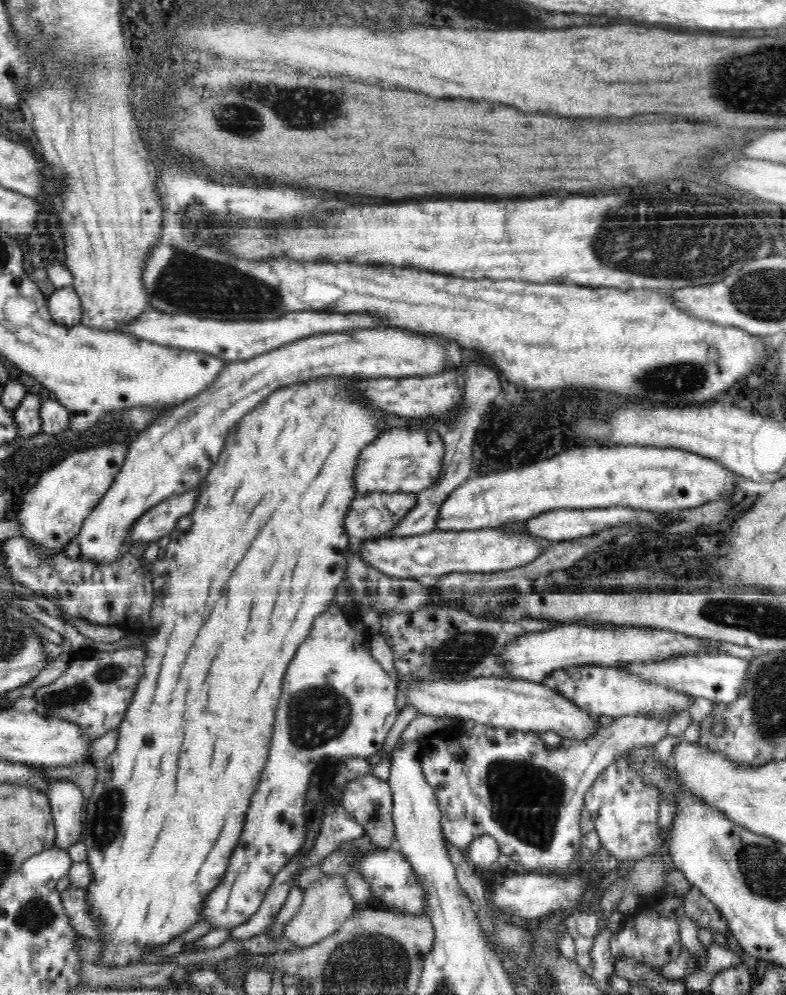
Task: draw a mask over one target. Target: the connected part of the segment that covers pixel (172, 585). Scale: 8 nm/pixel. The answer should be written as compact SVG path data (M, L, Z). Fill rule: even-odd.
M328 378L304 383L304 388L280 388L280 392L272 392L268 400L264 400L248 412L239 424L228 432L227 442L218 462L199 485L198 490L201 492L195 510L190 515L180 516L175 522L164 557L144 563L145 567L150 569L149 574L153 582L151 617L144 631L142 644L147 651L144 674L124 720L117 728L119 734L114 752L95 764L97 777L94 792L86 804L86 816L82 819L81 842L86 845L87 863L92 873L86 890L85 904L89 914L96 916L96 920L100 922L102 932L106 936L106 940L100 942L102 956L98 960L100 964L104 964L106 970L136 967L140 965L142 956L148 954L148 946L175 943L181 935L200 923L206 911L207 900L227 872L228 862L236 844L239 843L246 822L252 794L256 792L262 770L266 766L276 709L288 664L291 663L300 644L308 638L313 620L334 603L337 588L345 575L350 558L347 550L352 539L346 533L344 520L350 512L351 502L357 497L353 483L357 457L362 449L372 444L376 437L387 430L385 418L389 417L388 413L369 410L369 407L361 406L360 402L353 402L353 399L345 394L345 389L353 382L353 379Z

